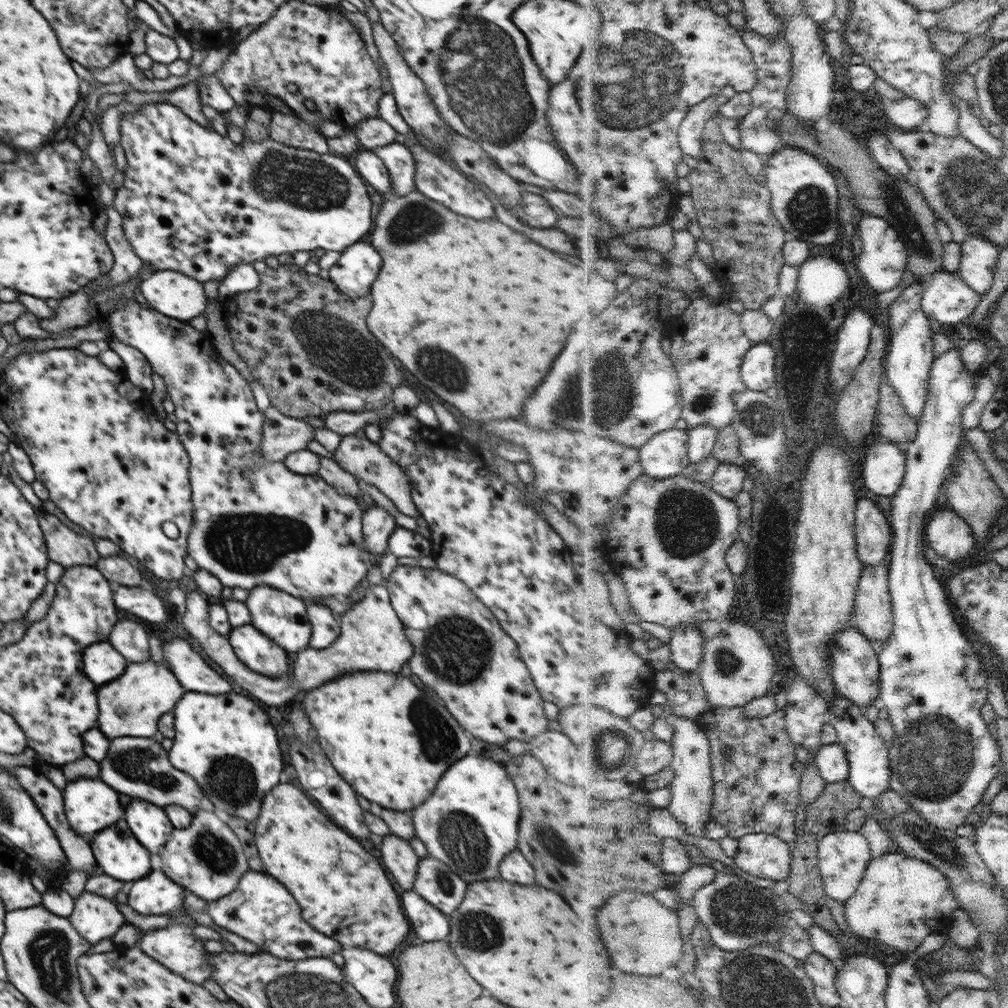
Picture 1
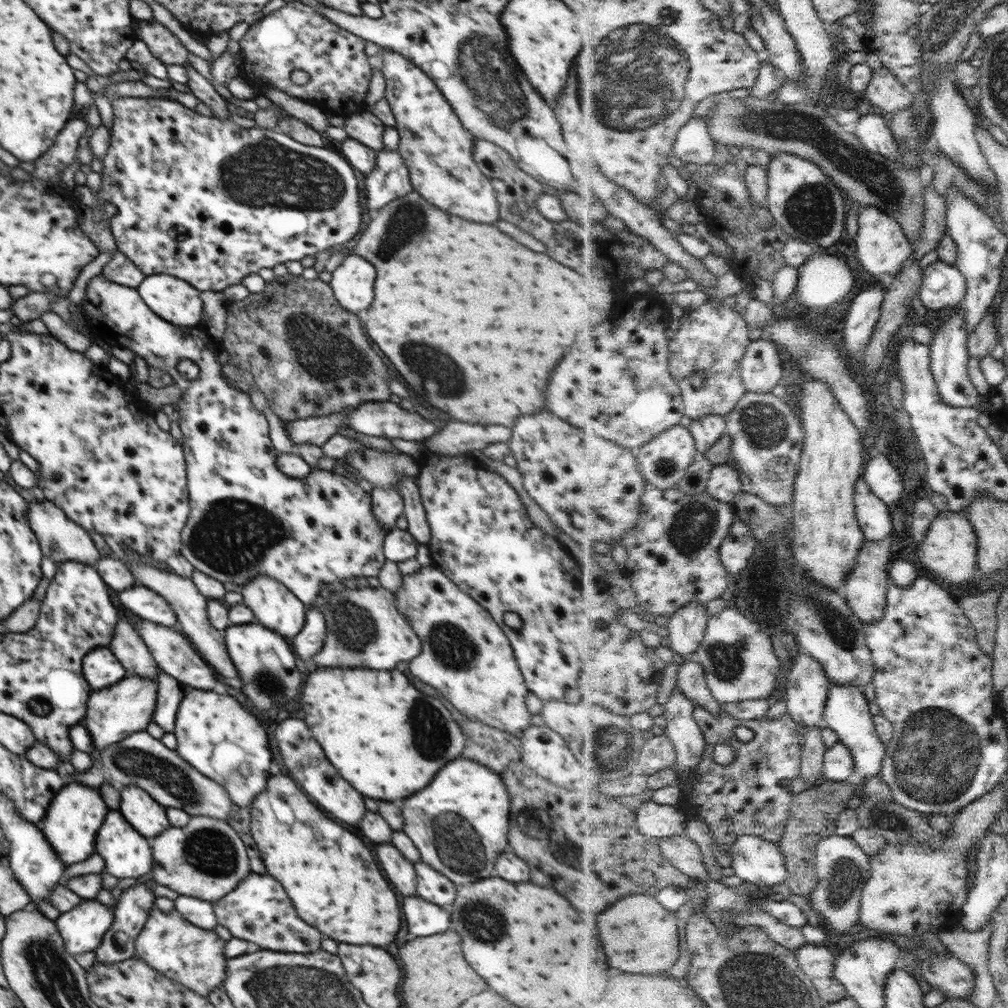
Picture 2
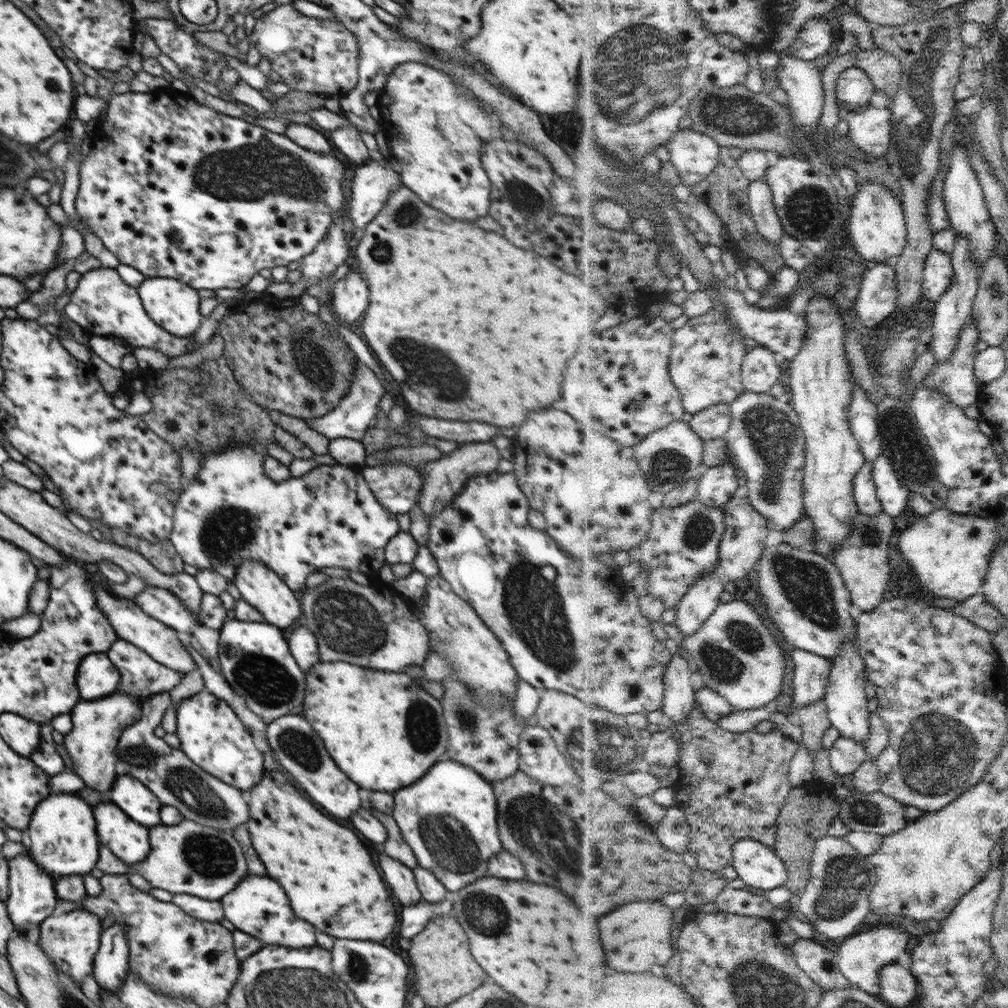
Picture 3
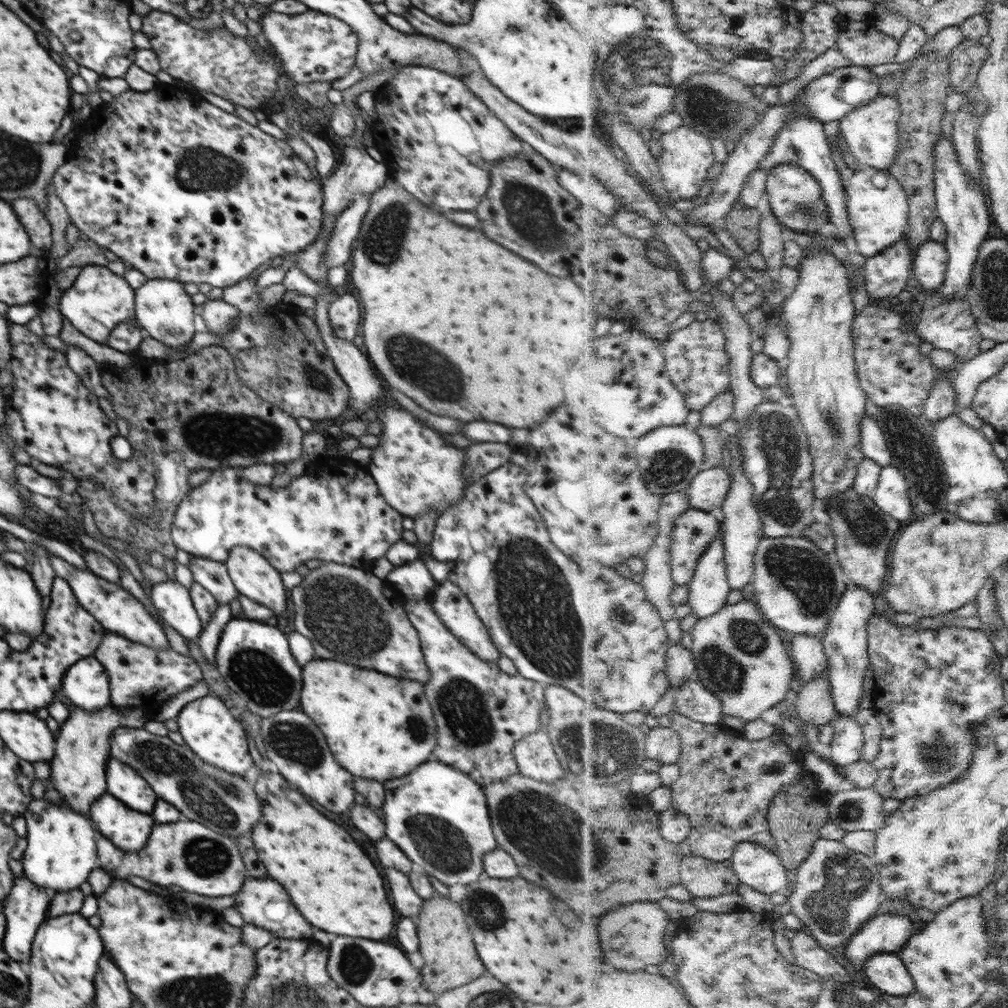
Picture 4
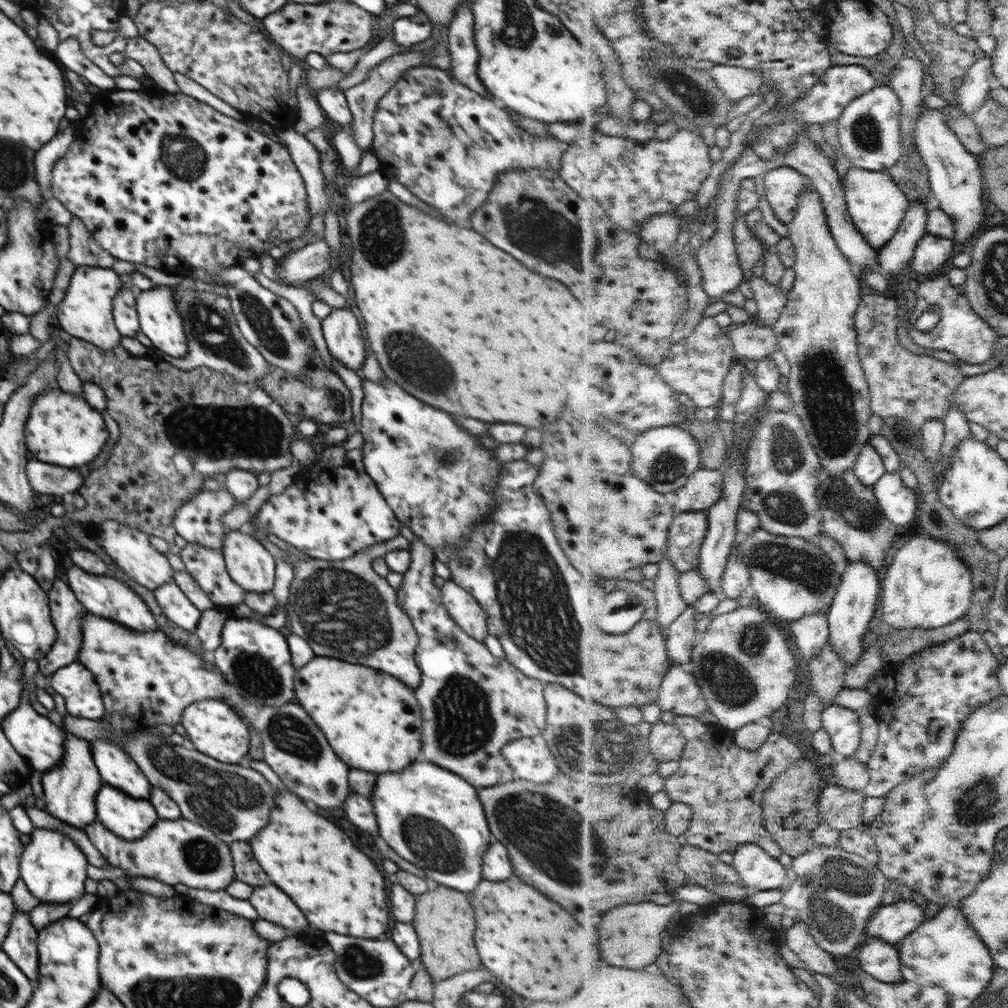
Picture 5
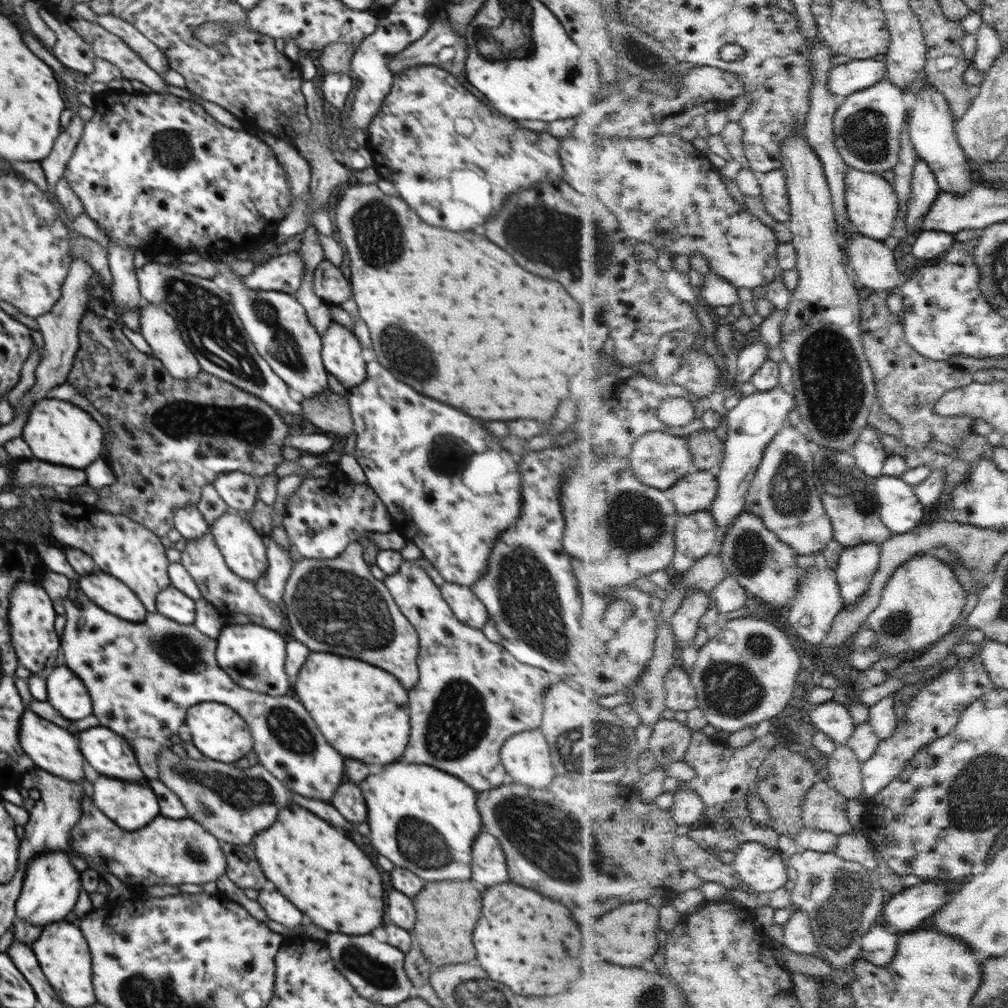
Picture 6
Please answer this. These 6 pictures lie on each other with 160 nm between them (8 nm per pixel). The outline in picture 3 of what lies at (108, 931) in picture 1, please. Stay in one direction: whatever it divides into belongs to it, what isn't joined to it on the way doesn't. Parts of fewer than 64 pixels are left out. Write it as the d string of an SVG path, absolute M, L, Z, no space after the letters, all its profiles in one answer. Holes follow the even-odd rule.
M85 909L65 911L52 914L39 925L39 943L42 950L63 972L68 973L79 985L84 976L93 972L93 960L99 949L99 938L103 930L101 918Z

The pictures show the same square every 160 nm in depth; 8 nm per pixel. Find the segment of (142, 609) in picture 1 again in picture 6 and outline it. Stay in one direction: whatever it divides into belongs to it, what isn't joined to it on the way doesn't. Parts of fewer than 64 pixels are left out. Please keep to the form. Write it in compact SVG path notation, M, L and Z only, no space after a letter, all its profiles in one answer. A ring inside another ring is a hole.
M170 586L156 596L157 611L178 624L193 624L195 600Z

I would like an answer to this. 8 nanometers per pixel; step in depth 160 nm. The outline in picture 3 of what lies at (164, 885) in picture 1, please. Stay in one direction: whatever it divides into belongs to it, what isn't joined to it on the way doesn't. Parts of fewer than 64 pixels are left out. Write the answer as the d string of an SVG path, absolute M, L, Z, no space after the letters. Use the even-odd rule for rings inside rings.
M122 921L103 929L93 960L93 974L102 989L115 993L129 971L129 946Z

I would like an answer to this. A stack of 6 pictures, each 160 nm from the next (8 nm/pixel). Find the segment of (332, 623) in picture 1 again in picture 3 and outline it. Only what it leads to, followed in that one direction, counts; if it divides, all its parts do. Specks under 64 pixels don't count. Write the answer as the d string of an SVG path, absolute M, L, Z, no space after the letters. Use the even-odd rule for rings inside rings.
M303 623L300 624L302 628L296 628L292 634L287 634L287 641L290 653L297 665L307 673L316 662L320 662L318 644L316 644L316 636L312 634L312 631Z

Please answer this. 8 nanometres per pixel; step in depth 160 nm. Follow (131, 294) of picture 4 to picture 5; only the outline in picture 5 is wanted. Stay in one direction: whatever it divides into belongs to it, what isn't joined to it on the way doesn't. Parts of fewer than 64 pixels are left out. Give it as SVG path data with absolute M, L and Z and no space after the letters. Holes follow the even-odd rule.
M95 266L75 267L66 294L56 310L58 324L72 337L87 340L102 350L114 348L120 344L122 336L113 320L113 302L122 287L122 281L113 269Z

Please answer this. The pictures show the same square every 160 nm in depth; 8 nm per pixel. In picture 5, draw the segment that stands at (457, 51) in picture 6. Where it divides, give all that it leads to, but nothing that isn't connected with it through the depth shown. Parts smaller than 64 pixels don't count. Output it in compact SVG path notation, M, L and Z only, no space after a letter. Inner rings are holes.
M428 45L426 50L420 52L406 52L404 54L394 54L384 62L378 64L368 72L368 78L361 84L353 86L345 91L345 97L349 110L352 114L352 122L349 124L349 129L353 132L351 135L355 140L356 146L364 150L370 150L373 143L373 114L377 103L381 98L396 84L396 81L403 77L410 68L422 66L426 60L432 56L432 52L436 50L436 46Z

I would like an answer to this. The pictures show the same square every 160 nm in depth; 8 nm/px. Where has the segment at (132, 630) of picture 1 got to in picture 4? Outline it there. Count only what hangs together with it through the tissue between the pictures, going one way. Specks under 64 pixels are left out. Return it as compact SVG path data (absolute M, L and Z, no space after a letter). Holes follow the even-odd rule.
M109 631L104 635L101 645L97 647L97 651L93 656L109 674L111 704L120 709L136 708L136 710L142 710L147 714L147 720L153 717L156 708L160 704L190 688L190 686L196 685L202 679L202 671L191 657L182 656L171 647L163 648L163 650L150 648Z

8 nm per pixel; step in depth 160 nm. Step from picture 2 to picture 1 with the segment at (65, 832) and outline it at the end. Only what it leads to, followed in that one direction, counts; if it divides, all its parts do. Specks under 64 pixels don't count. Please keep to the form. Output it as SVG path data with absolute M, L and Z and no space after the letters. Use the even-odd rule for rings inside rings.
M82 777L72 782L68 782L65 786L62 798L65 804L65 813L70 823L71 829L90 842L92 836L105 828L108 828L111 824L114 824L116 820L120 820L125 816L125 810L120 805L119 792L116 792L113 788L110 788L105 782L102 782L100 778L94 777Z

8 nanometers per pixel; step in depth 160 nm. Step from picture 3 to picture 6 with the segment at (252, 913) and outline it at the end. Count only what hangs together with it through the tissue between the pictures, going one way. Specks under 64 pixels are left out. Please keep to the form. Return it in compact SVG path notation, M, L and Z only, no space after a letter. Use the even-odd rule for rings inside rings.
M260 890L257 901L266 911L267 917L274 922L280 922L288 929L300 926L302 922L302 912L290 904L280 892L276 890Z

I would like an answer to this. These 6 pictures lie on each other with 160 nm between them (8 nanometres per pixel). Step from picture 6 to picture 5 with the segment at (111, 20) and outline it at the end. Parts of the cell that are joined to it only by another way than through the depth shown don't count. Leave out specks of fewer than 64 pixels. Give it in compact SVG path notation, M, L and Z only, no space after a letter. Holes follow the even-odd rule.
M138 36L128 40L125 50L126 58L130 58L144 67L146 76L152 79L157 86L162 87L164 91L180 92L172 71L164 65L156 46Z

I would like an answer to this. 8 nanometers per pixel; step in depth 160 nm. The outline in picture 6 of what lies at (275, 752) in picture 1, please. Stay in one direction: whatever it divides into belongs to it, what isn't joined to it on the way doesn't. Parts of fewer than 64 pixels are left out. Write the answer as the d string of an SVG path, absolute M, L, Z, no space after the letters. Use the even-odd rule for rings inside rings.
M216 702L198 703L187 710L185 724L190 729L194 746L215 761L235 763L253 748L253 736L246 721L235 711L226 708L226 704Z

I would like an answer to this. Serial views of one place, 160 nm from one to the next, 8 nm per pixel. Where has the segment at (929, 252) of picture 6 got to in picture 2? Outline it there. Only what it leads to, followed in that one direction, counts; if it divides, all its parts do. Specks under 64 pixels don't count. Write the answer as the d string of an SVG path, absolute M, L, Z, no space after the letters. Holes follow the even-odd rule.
M939 259L925 270L920 295L928 309L954 309L969 295L968 279L956 265Z

